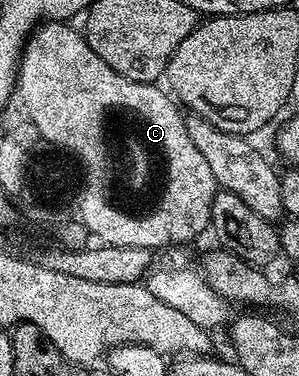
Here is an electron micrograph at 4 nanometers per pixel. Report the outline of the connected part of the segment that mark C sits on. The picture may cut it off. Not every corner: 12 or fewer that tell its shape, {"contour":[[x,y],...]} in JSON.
{"contour":[[68,22],[20,53],[18,100],[88,166],[77,225],[186,245],[218,185],[159,83]]}

